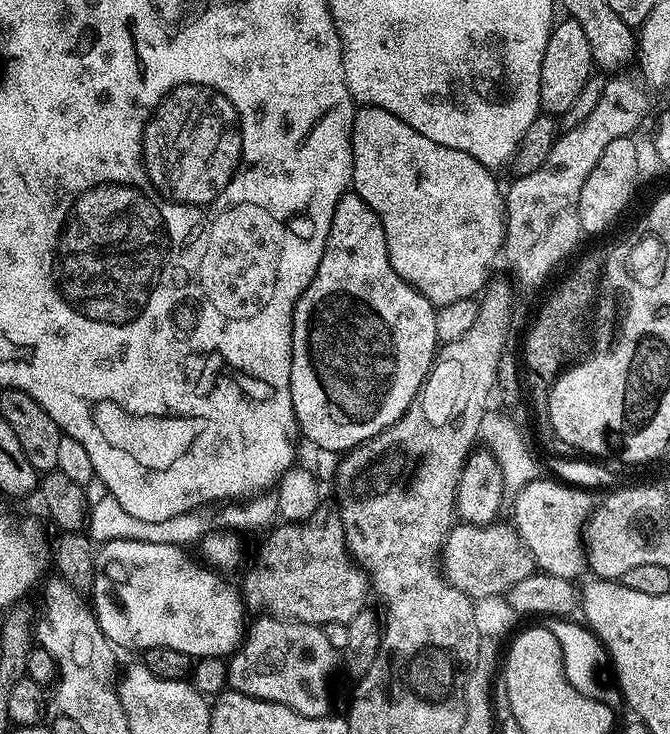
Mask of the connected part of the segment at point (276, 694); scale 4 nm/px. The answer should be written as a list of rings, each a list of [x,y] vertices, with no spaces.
[[[261,615],[247,625],[239,648],[227,661],[227,687],[250,698],[286,706],[303,716],[327,716],[332,704],[328,683],[338,664],[338,650],[330,646],[323,627]]]

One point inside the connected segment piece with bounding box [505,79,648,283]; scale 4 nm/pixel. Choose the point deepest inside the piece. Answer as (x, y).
(542, 208)

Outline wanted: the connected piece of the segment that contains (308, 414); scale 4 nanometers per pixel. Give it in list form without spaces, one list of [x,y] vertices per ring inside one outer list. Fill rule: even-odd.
[[[349,190],[338,198],[338,206],[334,206],[334,218],[330,222],[330,234],[326,238],[326,246],[322,254],[322,262],[318,262],[318,270],[306,286],[306,290],[296,299],[296,309],[292,315],[292,365],[290,366],[290,394],[292,395],[292,409],[296,415],[296,428],[304,431],[306,439],[316,448],[336,451],[346,451],[349,445],[357,445],[372,440],[378,433],[396,423],[407,413],[420,387],[428,378],[432,369],[432,362],[436,359],[438,339],[435,332],[437,309],[425,296],[411,284],[407,284],[402,277],[390,266],[390,258],[386,250],[386,234],[382,230],[382,222],[370,206],[357,194]]]

